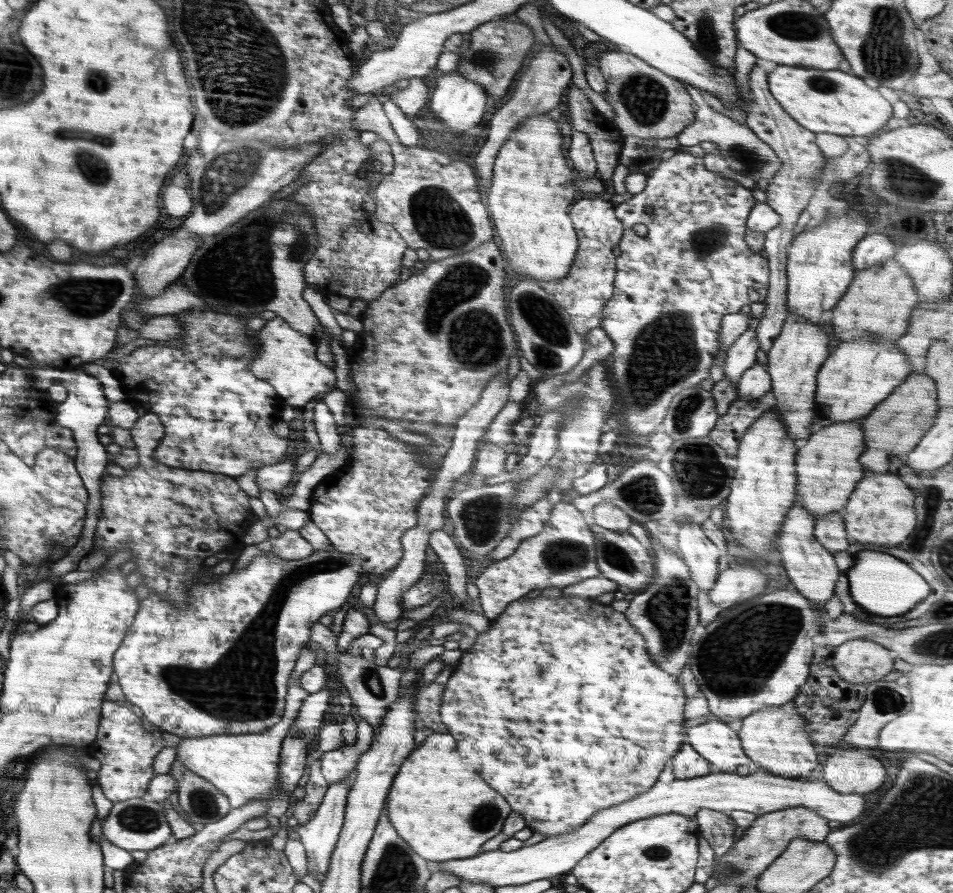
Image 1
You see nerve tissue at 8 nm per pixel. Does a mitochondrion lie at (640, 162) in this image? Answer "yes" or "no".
no

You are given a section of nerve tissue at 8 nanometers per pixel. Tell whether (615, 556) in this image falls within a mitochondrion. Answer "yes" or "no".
yes

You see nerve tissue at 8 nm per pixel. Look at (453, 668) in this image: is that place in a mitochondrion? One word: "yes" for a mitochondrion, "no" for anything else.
no

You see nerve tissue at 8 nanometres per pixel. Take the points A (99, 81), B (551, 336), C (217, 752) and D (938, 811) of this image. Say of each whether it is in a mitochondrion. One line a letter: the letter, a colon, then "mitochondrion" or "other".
A: mitochondrion
B: mitochondrion
C: other
D: mitochondrion

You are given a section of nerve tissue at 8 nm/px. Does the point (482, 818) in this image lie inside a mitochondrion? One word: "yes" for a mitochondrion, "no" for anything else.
yes

